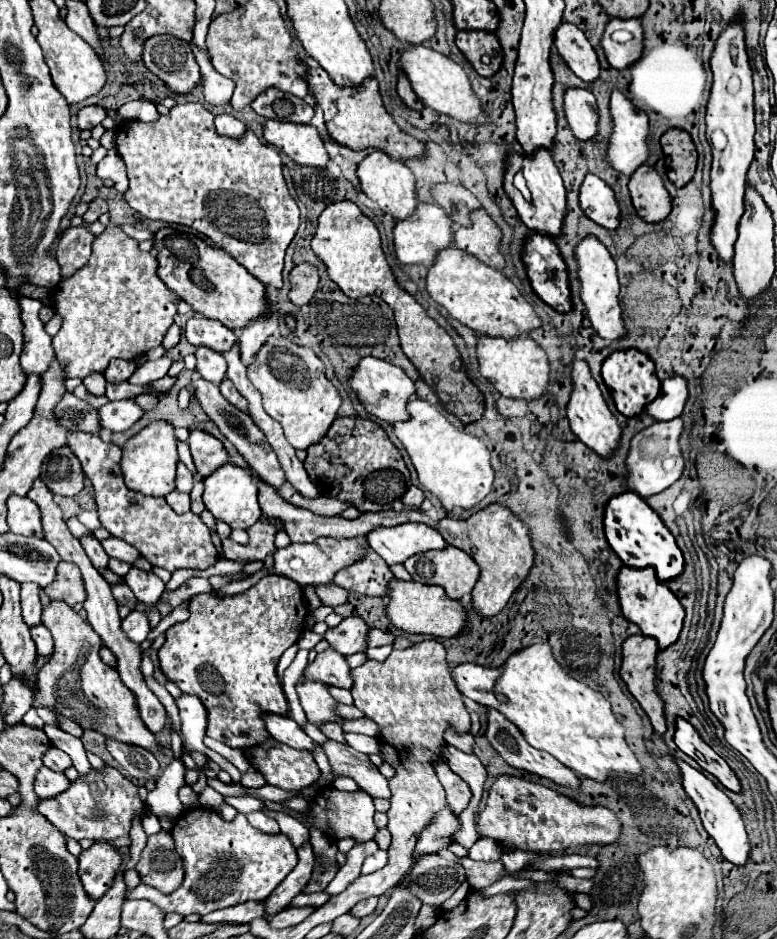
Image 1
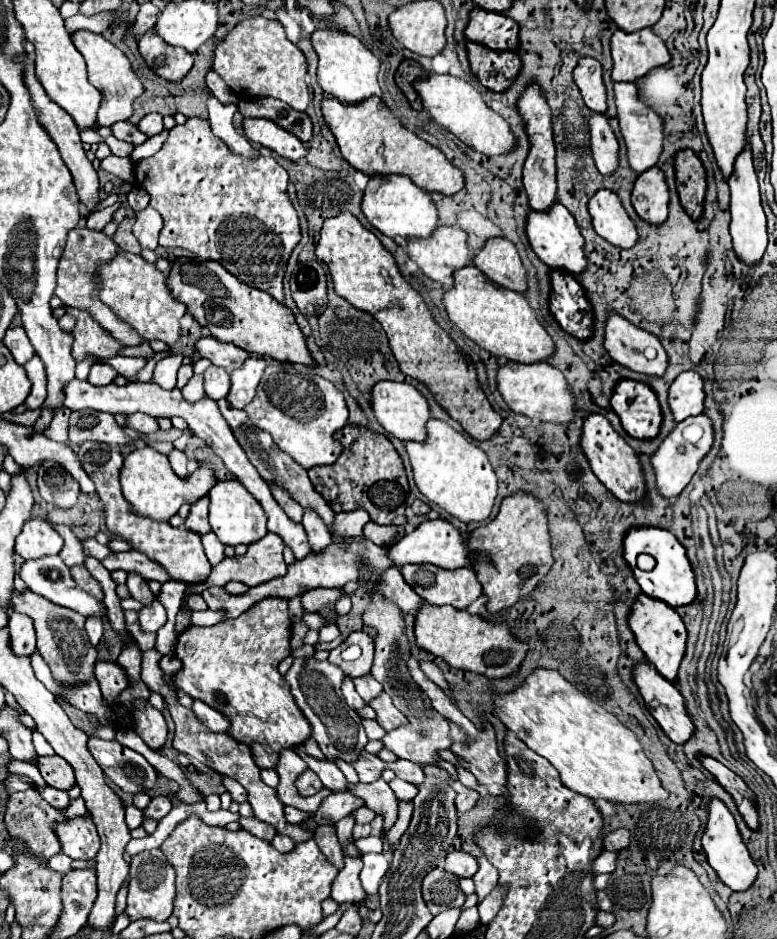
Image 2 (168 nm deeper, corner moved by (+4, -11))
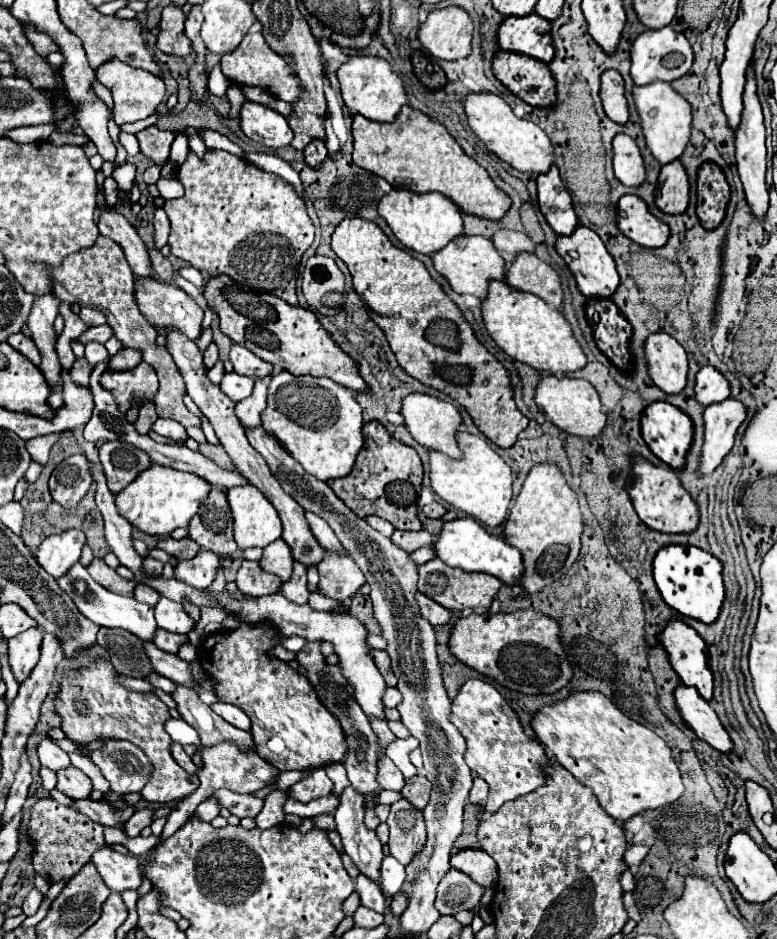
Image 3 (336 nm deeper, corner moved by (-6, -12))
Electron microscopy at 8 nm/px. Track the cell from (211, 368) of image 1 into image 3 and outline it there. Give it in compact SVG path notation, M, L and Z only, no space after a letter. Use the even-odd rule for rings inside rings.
M227 372L219 384L219 388L233 400L233 402L239 402L243 398L247 398L253 390L253 380L251 378L245 378L245 376L239 376L237 372Z

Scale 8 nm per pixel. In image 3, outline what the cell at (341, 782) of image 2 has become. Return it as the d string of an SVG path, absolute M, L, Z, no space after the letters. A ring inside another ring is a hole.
M351 786L343 790L341 804L335 812L335 824L337 832L341 834L345 854L353 860L361 874L379 882L379 868L383 860L381 842L373 830L365 828L363 796L359 796L359 792L355 792Z

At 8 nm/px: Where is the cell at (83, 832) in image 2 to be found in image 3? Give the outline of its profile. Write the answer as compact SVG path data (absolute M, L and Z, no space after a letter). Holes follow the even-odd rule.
M105 844L91 856L91 862L95 864L105 884L115 892L123 892L127 888L139 888L141 884L139 860L133 854L123 856L115 852L109 844Z

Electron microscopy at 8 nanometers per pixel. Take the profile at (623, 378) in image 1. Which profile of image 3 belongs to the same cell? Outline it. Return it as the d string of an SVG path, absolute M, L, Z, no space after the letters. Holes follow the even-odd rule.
M651 402L641 414L641 436L651 452L671 468L681 468L693 426L685 412L669 402Z

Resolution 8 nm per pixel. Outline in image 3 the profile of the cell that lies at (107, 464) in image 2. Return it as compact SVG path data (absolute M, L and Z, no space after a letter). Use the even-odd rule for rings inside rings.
M105 442L99 448L99 460L107 478L107 486L113 494L119 494L127 484L135 480L139 472L149 468L151 458L139 450L131 448L131 444L125 442Z

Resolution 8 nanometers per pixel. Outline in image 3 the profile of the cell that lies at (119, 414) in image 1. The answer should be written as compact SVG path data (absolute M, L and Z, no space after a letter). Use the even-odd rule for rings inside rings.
M157 418L157 422L153 424L153 430L157 434L161 434L161 436L167 436L167 438L173 438L173 440L181 440L181 442L185 442L185 438L187 438L185 428L179 422L169 420L169 418Z

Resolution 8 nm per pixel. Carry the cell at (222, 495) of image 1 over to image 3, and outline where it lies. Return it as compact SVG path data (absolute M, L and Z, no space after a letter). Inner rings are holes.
M251 484L245 486L235 486L227 490L227 500L229 500L229 508L233 514L233 530L235 530L235 542L239 546L239 550L247 550L247 548L265 548L269 546L273 540L281 538L283 526L279 520L279 514L275 512L273 504Z

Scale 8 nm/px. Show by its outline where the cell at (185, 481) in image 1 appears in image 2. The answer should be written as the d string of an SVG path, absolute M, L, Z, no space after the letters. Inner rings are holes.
M173 447L173 451L169 453L169 461L171 461L171 467L173 471L179 475L179 477L187 477L189 471L187 471L187 455L179 449Z

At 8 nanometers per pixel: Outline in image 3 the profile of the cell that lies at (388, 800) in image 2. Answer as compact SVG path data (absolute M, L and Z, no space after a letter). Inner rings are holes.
M405 798L391 804L389 824L389 852L405 866L413 854L425 844L425 822L421 810Z

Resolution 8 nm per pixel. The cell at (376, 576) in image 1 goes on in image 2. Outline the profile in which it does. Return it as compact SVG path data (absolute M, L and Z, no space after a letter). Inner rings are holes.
M391 567L381 575L381 583L377 585L377 591L381 591L389 601L401 605L401 609L411 615L415 615L423 605L423 599L417 597L417 593L405 583L397 567Z

